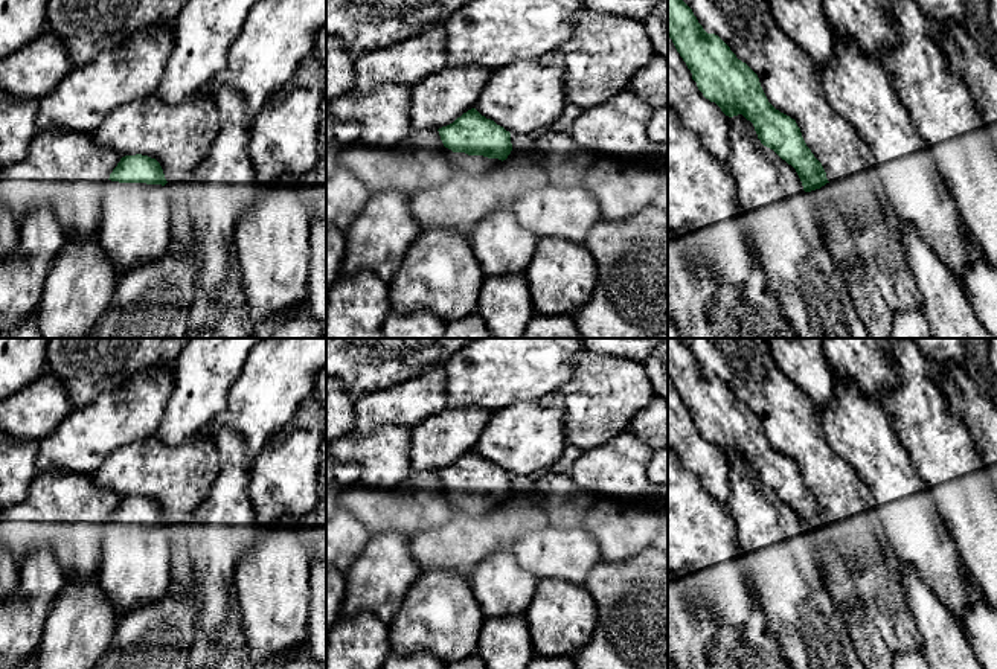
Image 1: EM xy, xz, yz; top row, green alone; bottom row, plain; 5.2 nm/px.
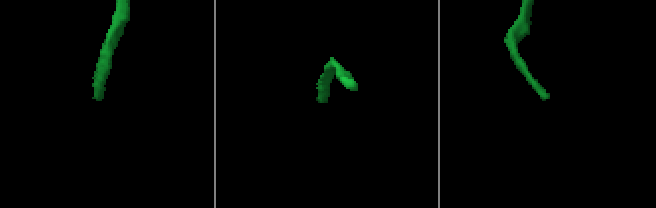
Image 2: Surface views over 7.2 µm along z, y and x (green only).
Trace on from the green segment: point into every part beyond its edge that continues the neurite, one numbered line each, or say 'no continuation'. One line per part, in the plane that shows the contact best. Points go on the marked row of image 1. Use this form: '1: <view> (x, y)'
1: xz (476, 165)

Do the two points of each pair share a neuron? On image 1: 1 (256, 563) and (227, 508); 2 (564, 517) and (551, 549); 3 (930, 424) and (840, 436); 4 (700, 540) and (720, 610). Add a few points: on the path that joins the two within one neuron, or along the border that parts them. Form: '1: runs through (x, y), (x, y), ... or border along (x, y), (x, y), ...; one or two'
1: border along (256, 531), (252, 543), (237, 558), (232, 579); two
2: border along (549, 524), (557, 528), (581, 526); two
3: border along (878, 403), (910, 460); two
4: runs through (703, 556), (709, 576), (720, 593); one

